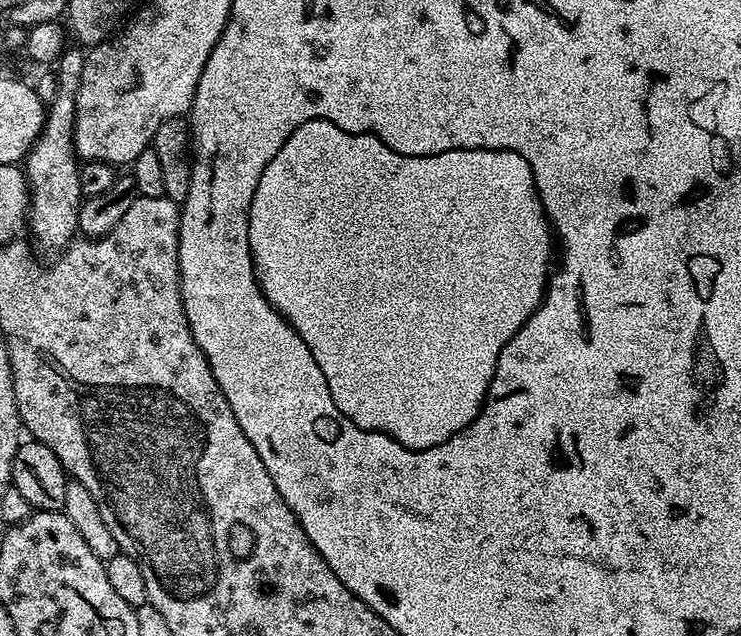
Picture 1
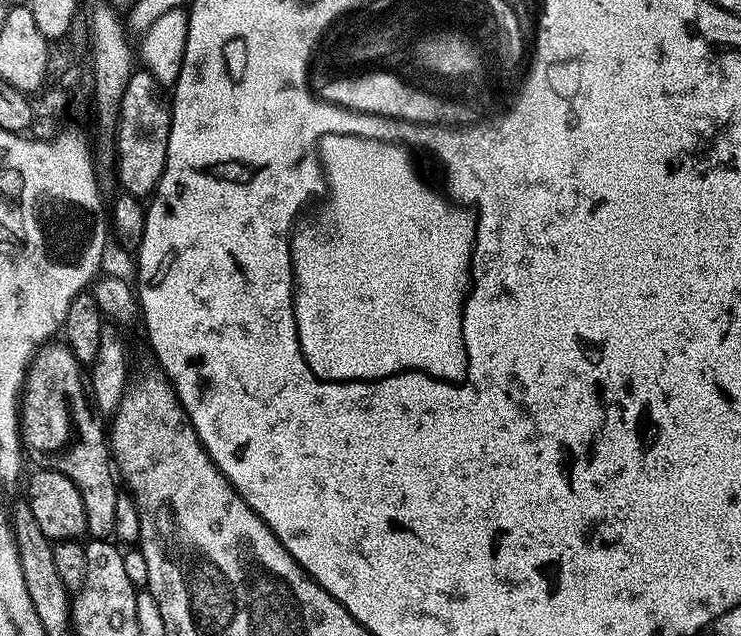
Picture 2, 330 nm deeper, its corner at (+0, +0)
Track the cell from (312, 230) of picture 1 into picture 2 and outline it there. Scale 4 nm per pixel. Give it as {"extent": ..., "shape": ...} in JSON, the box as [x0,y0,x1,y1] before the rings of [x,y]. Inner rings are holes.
{"extent":[290,134,476,384],"shape":[[[326,134],[319,142],[318,155],[328,201],[312,220],[309,228],[293,235],[290,240],[292,266],[292,318],[296,321],[296,337],[313,376],[319,380],[347,382],[350,380],[381,380],[402,372],[425,372],[435,380],[459,384],[468,374],[468,355],[462,334],[464,300],[472,278],[472,248],[476,244],[476,218],[467,207],[457,206],[443,191],[435,192],[420,177],[409,149],[402,144],[371,140],[350,134]]]}

